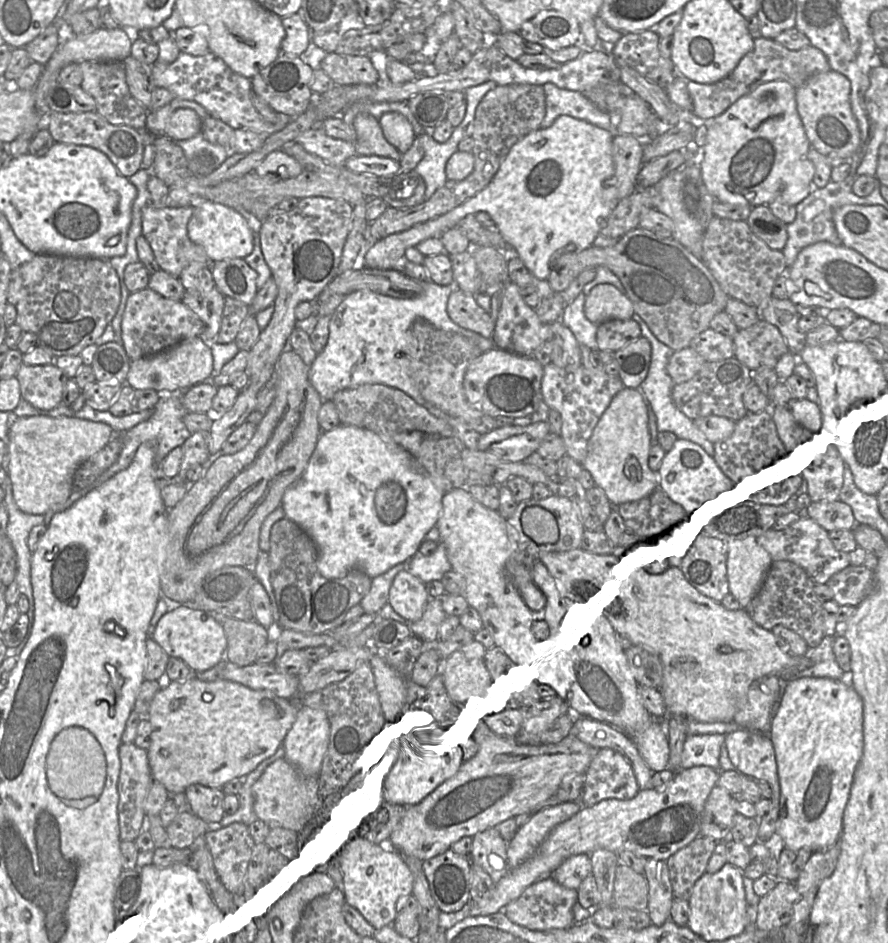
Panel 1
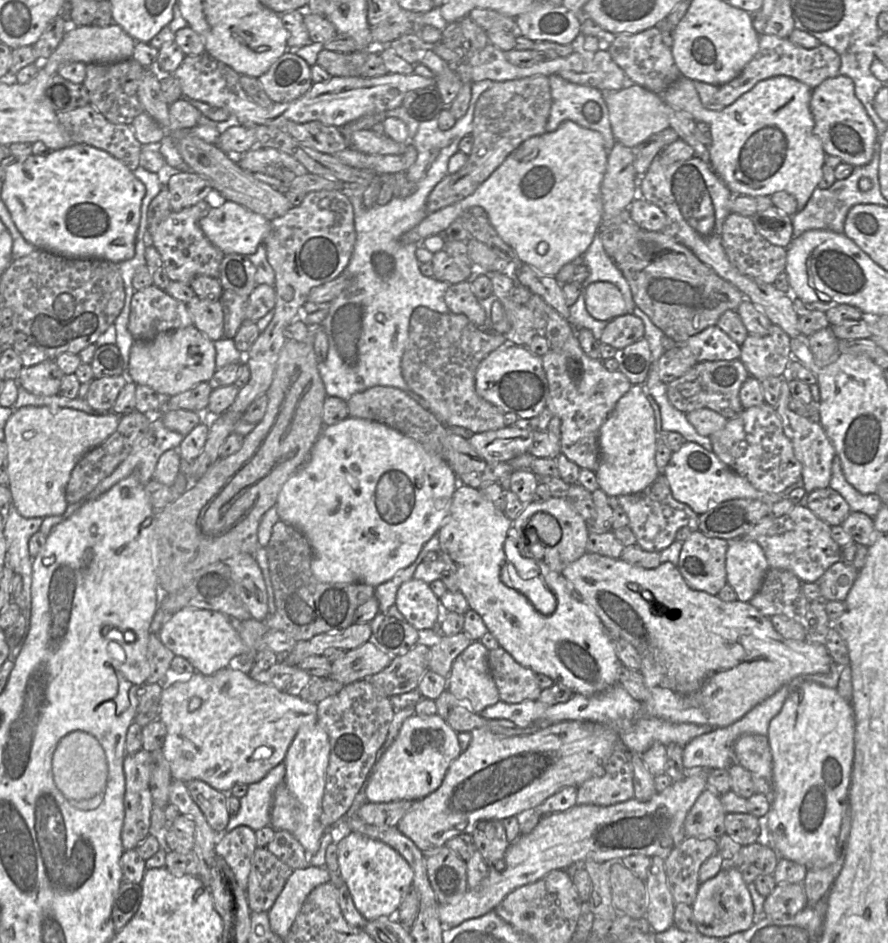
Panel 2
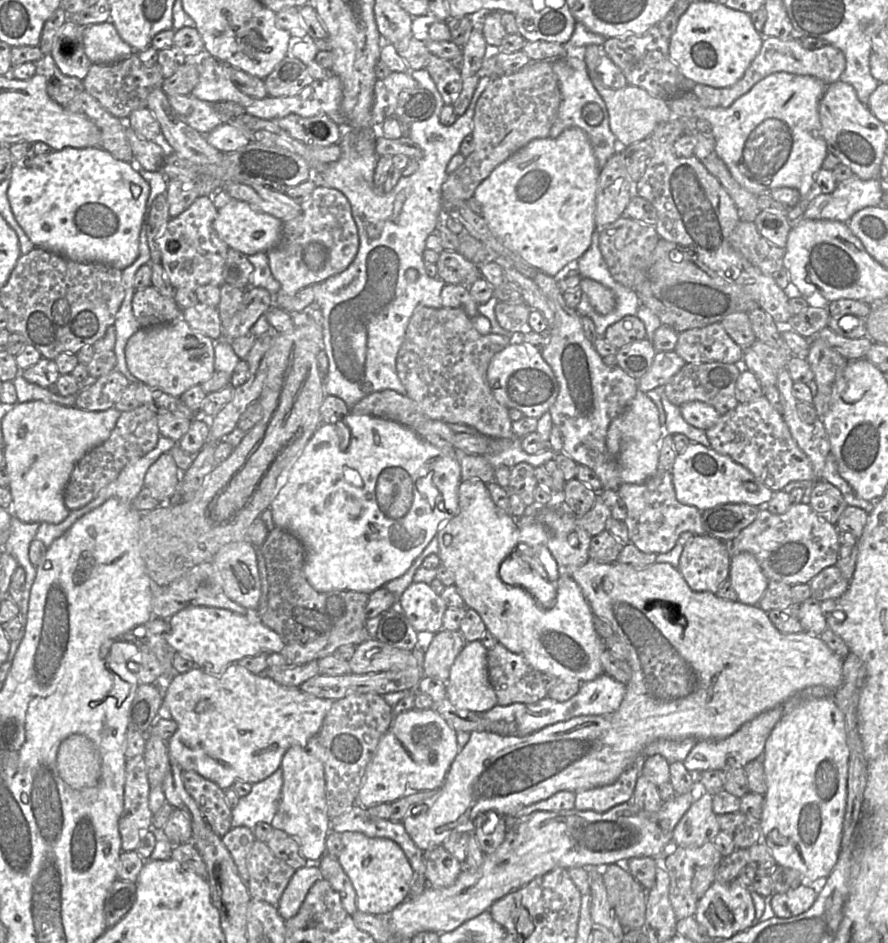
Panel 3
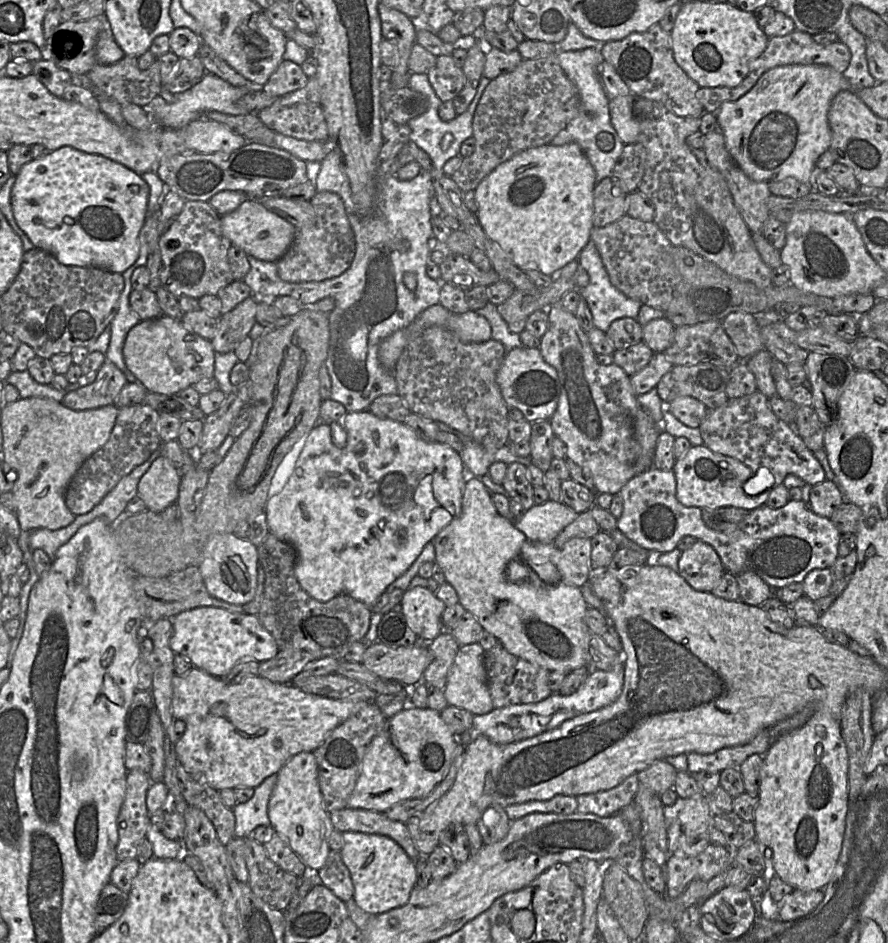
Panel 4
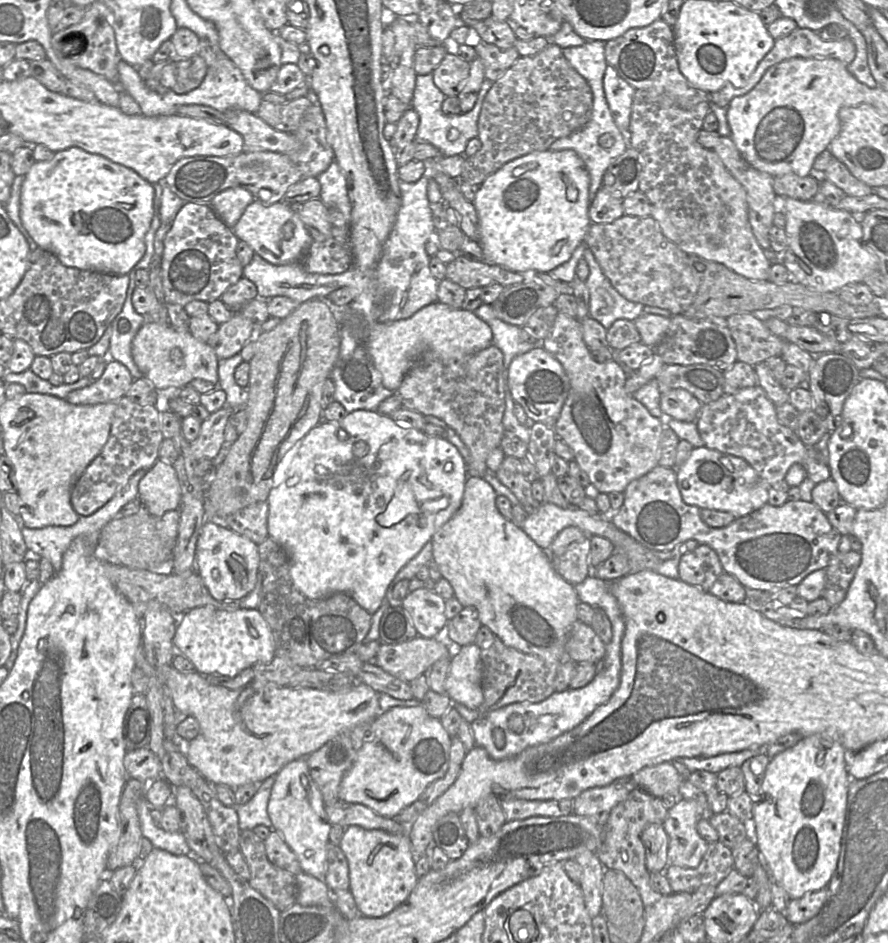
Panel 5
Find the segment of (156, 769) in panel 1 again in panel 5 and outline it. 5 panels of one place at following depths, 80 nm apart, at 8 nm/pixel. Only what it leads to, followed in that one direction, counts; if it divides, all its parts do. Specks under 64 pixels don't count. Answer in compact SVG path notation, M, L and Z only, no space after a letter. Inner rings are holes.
M169 665L165 667L165 682L178 714L193 716L199 723L198 735L184 743L184 755L188 763L213 786L223 784L237 788L246 784L260 784L276 775L288 763L307 758L344 730L372 722L380 714L379 694L358 680L351 688L337 692L254 681L238 689L228 689L211 684L206 676L195 670L180 673Z

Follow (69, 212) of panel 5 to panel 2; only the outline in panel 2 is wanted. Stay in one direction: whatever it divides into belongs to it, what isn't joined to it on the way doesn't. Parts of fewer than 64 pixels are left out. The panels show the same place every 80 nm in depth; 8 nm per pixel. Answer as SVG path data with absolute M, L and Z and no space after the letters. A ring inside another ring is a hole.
M73 144L44 156L30 155L6 167L1 199L27 242L36 249L73 258L102 259L118 264L135 255L145 185L125 164L108 152L87 144Z

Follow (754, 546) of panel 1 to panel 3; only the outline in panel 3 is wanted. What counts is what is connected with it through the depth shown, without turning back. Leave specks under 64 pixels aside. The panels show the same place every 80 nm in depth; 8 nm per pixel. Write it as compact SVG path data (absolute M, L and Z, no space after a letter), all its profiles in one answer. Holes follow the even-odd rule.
M748 552L731 557L729 580L738 596L737 601L756 606L769 582L756 558Z

